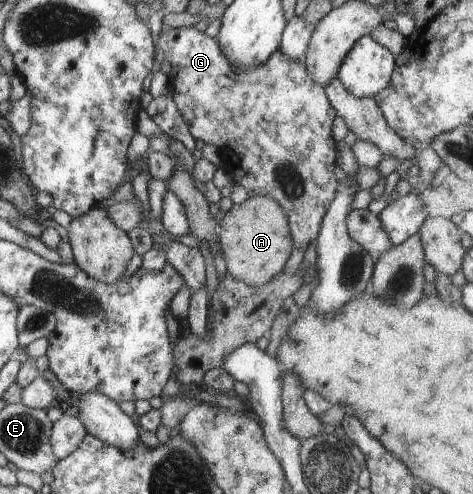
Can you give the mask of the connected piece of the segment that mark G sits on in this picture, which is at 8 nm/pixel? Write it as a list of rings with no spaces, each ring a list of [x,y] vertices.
[[[164,26],[160,35],[155,61],[160,65],[169,62],[172,66],[172,96],[192,137],[218,147],[226,156],[236,158],[236,172],[230,172],[233,181],[239,183],[249,197],[270,196],[278,200],[288,216],[294,248],[306,251],[308,244],[316,241],[339,184],[334,175],[334,167],[337,166],[336,140],[332,132],[337,115],[326,97],[325,87],[310,78],[310,72],[306,70],[306,64],[302,60],[290,60],[280,52],[280,48],[272,52],[264,64],[240,70],[234,68],[222,54],[216,38],[207,36],[195,26]]]

